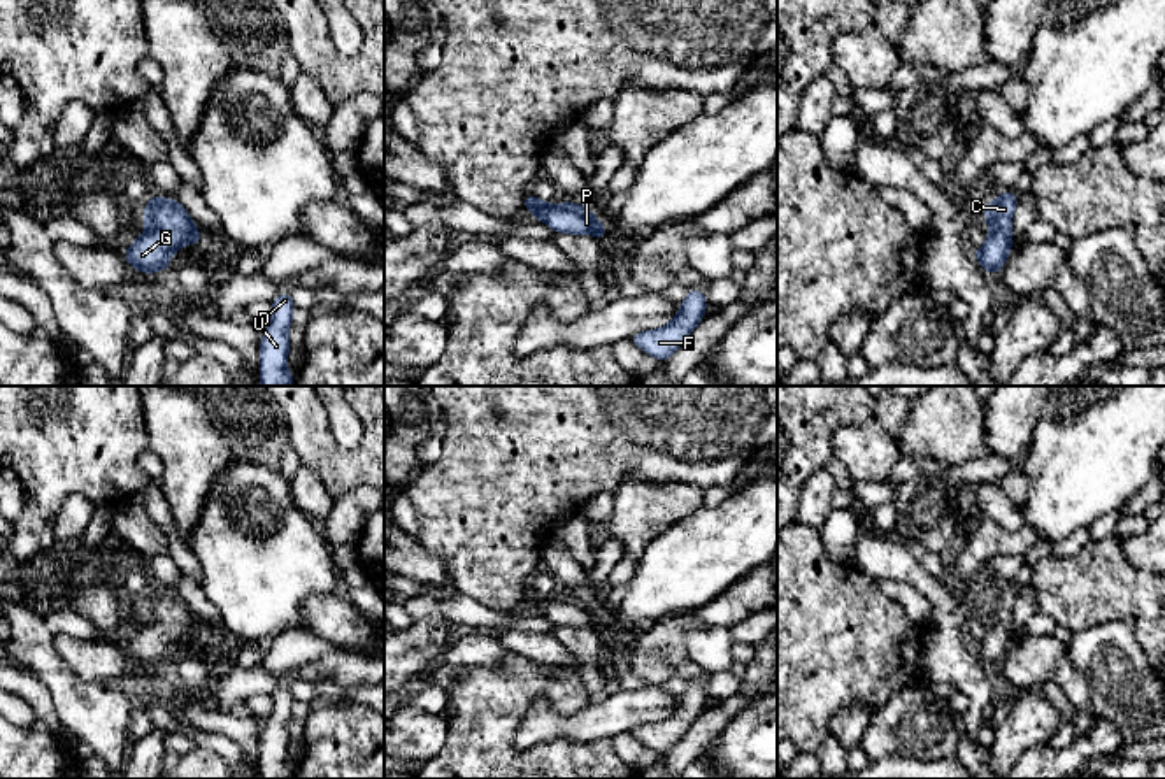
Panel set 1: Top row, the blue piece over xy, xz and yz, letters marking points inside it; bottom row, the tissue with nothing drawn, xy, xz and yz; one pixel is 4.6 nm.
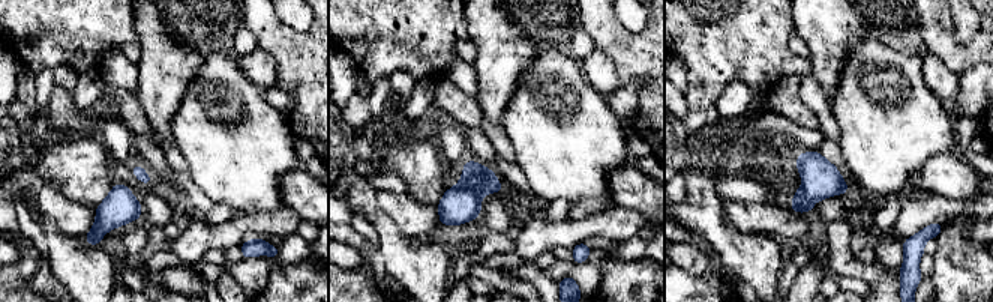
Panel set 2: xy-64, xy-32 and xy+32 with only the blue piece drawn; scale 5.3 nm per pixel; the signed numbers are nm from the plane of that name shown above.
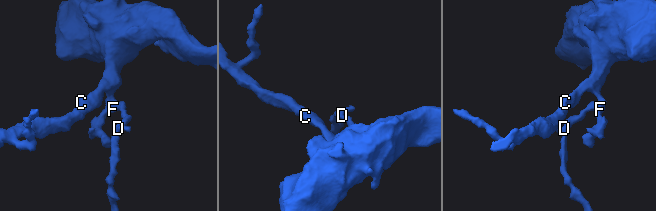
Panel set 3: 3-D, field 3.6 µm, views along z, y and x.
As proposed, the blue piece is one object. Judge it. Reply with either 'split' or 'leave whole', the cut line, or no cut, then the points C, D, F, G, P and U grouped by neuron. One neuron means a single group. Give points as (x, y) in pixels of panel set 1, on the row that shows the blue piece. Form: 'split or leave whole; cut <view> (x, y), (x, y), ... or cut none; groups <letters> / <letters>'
leave whole; cut none; groups C D F G P U

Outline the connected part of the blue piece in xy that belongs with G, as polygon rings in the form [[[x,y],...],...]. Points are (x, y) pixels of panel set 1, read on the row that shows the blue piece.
[[[153,195],[142,216],[146,219],[144,232],[123,253],[128,265],[142,274],[163,272],[170,267],[174,251],[204,242],[179,200]]]

